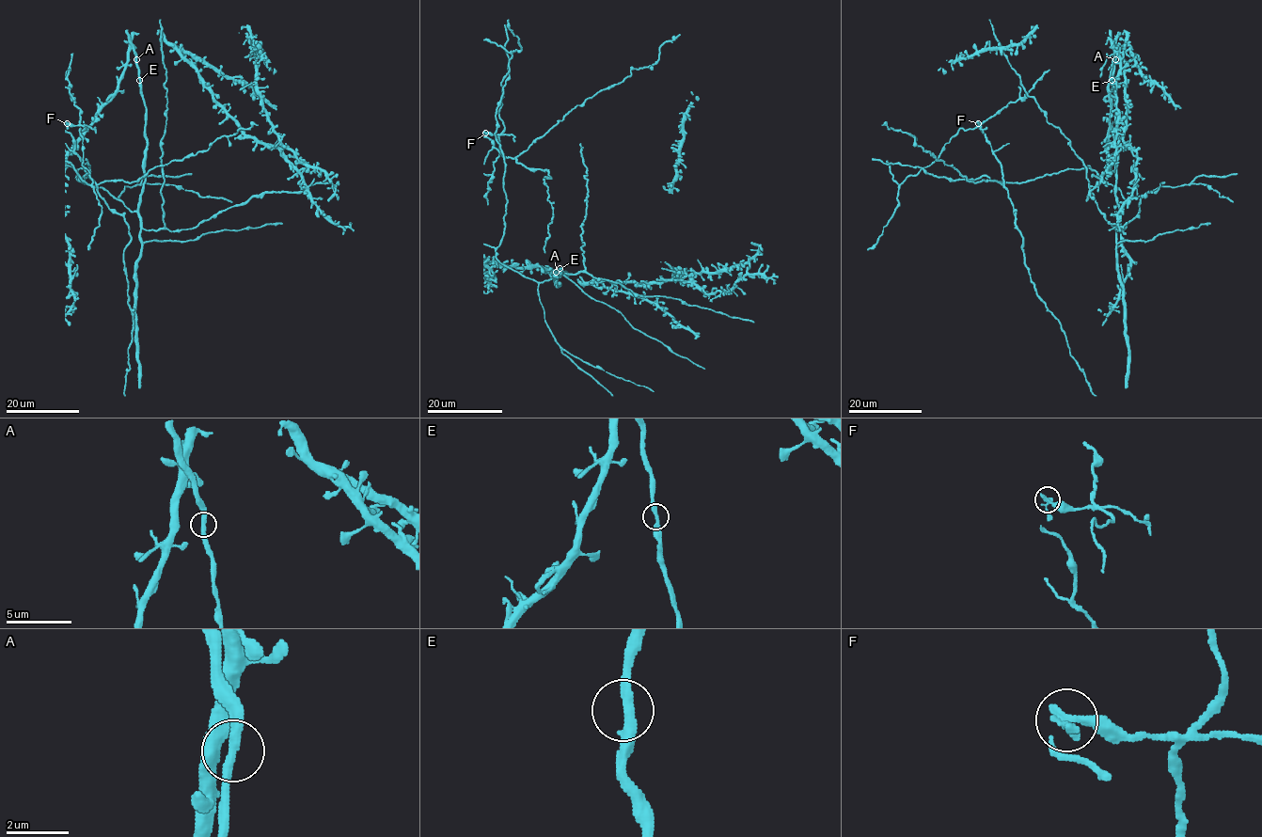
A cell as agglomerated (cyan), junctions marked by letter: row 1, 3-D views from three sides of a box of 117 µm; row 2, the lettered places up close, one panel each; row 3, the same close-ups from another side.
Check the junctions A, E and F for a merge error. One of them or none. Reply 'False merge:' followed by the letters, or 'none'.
False merge: F

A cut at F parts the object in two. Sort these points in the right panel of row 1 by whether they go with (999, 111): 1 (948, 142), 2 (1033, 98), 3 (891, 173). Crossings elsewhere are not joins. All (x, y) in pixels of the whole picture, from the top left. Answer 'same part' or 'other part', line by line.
1: same part
2: other part
3: same part

